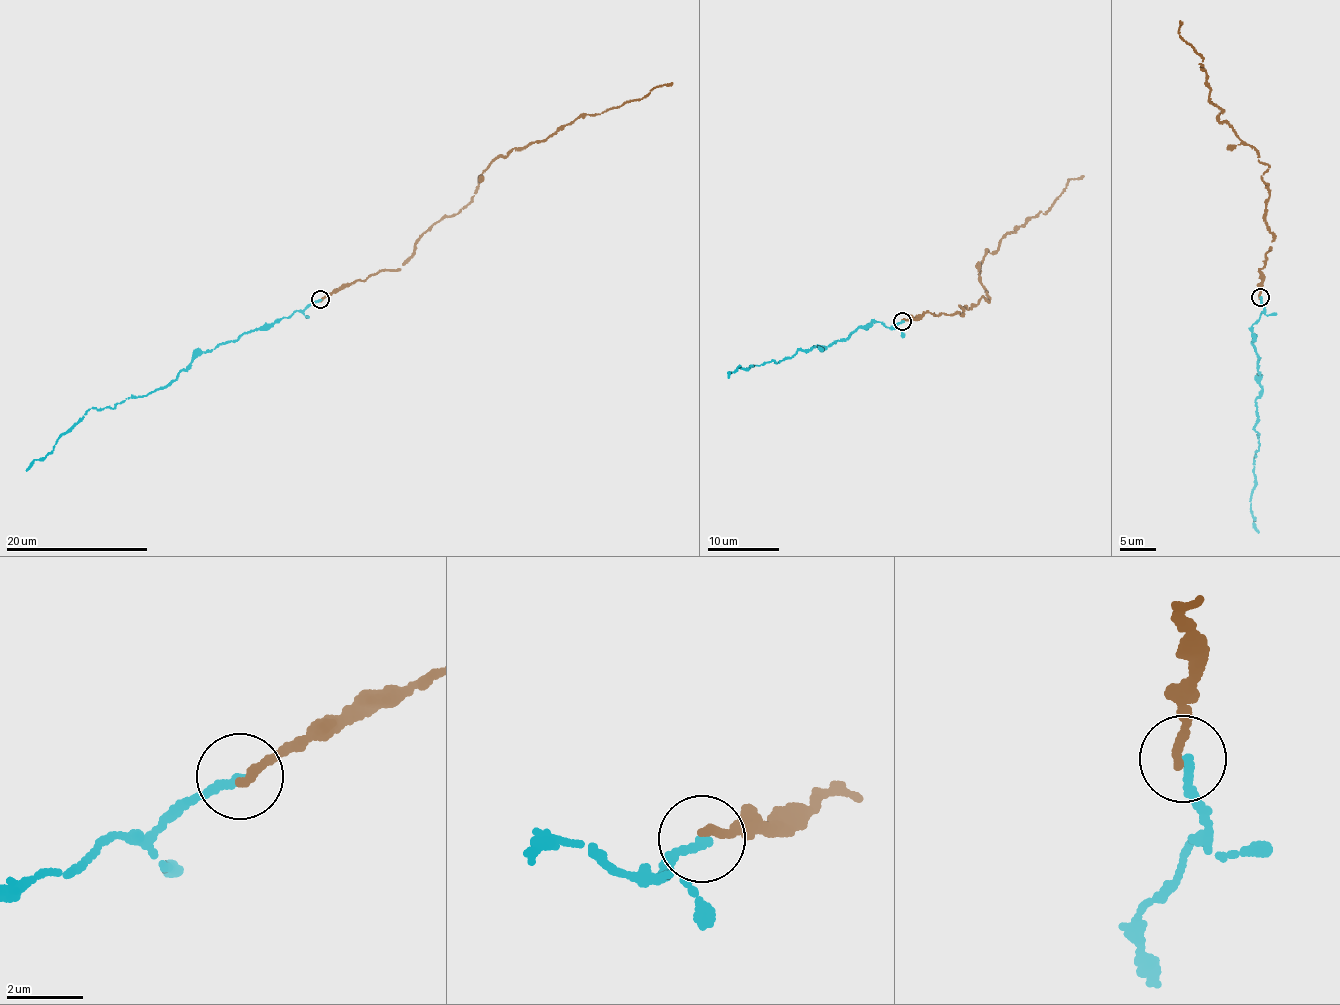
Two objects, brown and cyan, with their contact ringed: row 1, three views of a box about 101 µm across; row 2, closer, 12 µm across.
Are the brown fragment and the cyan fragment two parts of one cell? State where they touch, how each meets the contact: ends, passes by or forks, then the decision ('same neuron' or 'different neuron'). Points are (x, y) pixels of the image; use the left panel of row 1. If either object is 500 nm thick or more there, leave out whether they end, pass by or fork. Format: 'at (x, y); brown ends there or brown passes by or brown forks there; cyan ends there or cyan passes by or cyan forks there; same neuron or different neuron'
at (320, 299); brown ends there; cyan ends there; same neuron

